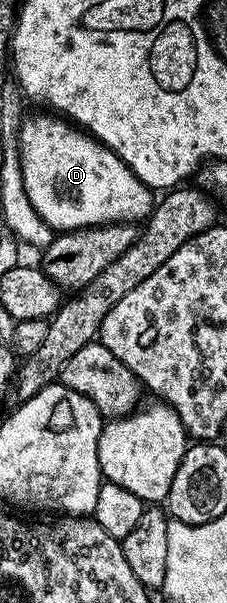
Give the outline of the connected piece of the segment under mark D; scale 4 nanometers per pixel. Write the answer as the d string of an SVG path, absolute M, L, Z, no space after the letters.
M43 114L47 115L35 115L32 119L27 117L22 120L19 135L19 153L25 193L28 194L33 209L35 209L44 222L51 227L51 230L55 233L62 233L65 231L80 231L83 227L97 227L108 223L131 223L132 221L136 221L135 219L139 219L138 221L146 220L147 216L151 214L151 208L153 206L153 198L151 199L151 195L153 195L152 188L146 187L146 185L136 177L133 171L125 165L125 161L121 161L121 157L117 157L104 143L100 143L98 139L94 139L92 135L87 134L86 131L76 127L74 123L60 117L58 114Z

